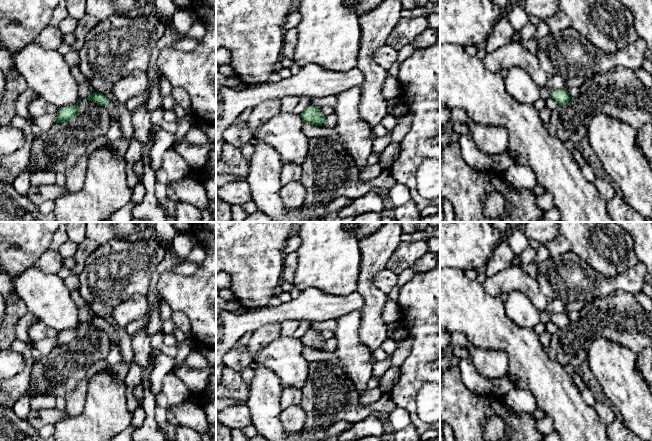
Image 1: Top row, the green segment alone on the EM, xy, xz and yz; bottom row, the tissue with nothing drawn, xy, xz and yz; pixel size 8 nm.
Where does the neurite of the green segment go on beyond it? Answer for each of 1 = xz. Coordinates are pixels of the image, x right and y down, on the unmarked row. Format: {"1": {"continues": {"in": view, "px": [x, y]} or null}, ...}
{"1": {"continues": null}}

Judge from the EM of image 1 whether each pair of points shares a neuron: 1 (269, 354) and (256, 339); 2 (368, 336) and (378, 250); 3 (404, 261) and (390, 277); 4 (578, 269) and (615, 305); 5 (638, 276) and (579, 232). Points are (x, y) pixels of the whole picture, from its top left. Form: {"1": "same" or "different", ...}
{"1": "different", "2": "same", "3": "different", "4": "different", "5": "different"}

